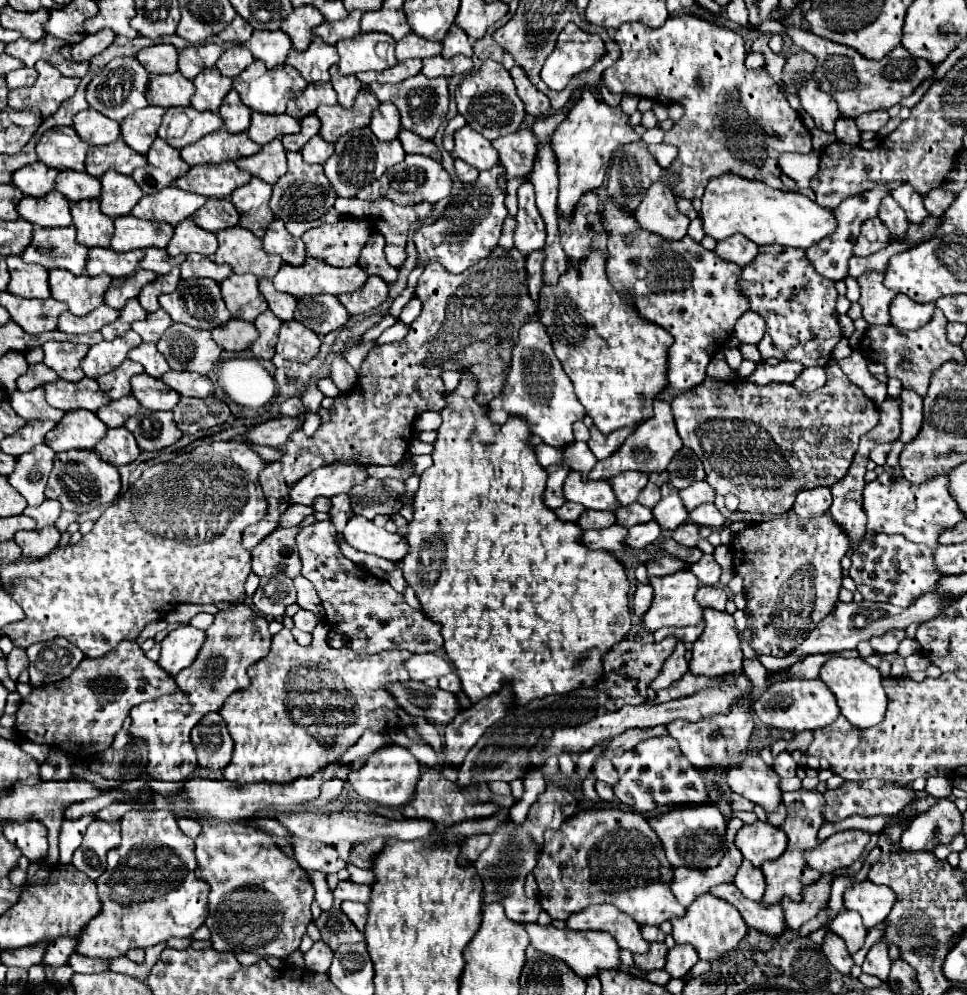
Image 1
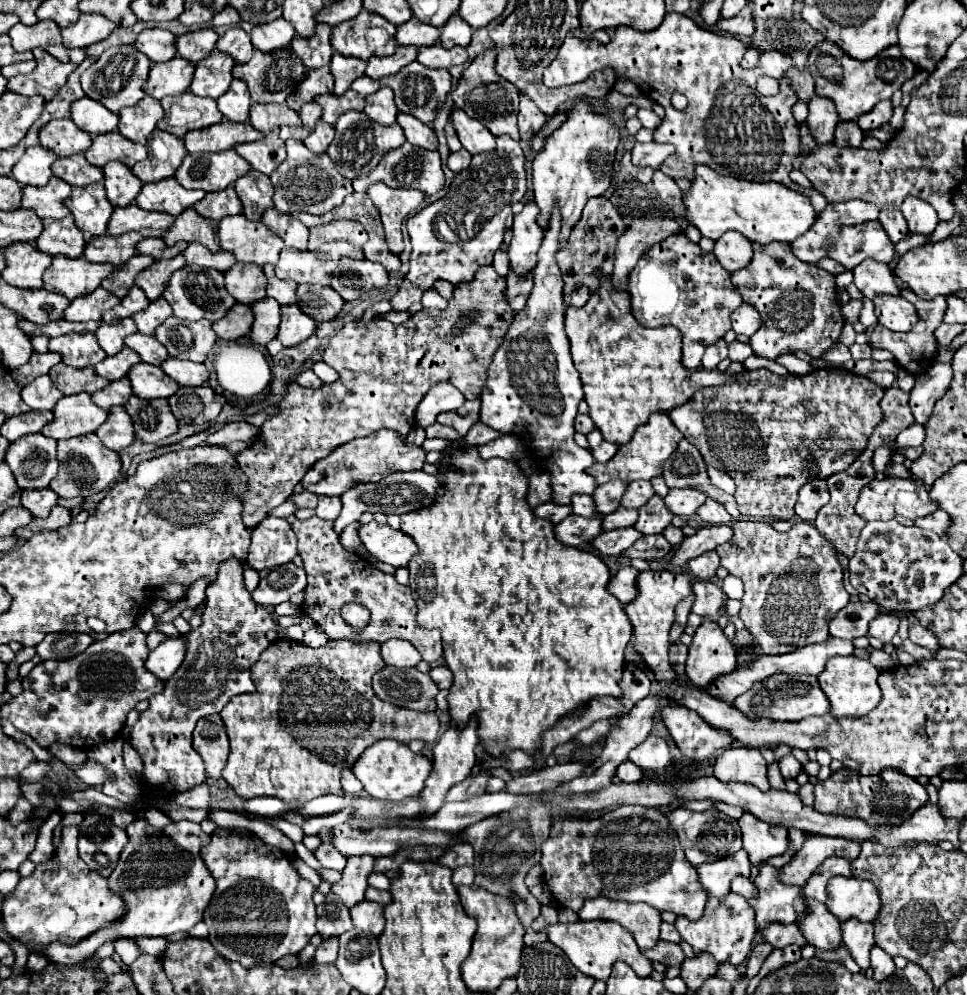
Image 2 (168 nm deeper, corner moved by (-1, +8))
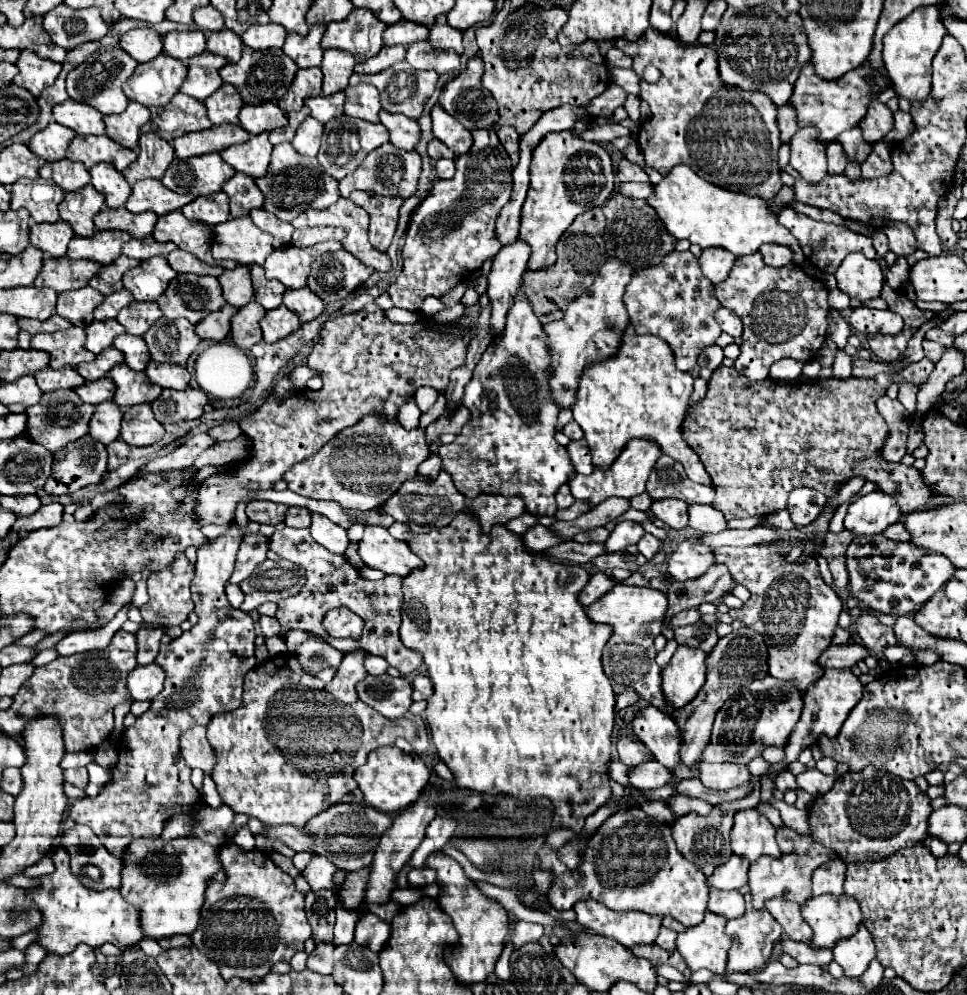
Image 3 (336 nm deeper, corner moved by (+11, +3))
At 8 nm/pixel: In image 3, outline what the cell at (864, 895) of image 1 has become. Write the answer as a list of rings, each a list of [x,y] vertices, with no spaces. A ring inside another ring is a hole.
[[[817,896],[801,906],[803,920],[811,926],[811,948],[833,948],[839,940],[851,938],[861,924],[861,908],[849,896]]]

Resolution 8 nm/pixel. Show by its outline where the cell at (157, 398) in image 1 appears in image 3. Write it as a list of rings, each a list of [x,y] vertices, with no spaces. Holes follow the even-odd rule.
[[[125,364],[115,366],[109,372],[109,376],[117,386],[113,400],[123,408],[143,404],[143,402],[153,402],[161,394],[161,386],[155,386],[153,382],[149,382],[145,372],[135,372]]]

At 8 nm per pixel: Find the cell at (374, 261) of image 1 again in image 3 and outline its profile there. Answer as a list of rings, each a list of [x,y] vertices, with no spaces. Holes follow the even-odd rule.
[[[339,198],[339,202],[335,202],[335,206],[329,206],[327,210],[305,210],[291,224],[295,228],[339,226],[347,232],[347,236],[341,240],[341,244],[347,252],[351,252],[363,264],[367,264],[367,266],[371,266],[379,272],[389,272],[391,270],[389,256],[385,252],[375,250],[369,242],[367,212],[361,210],[359,206],[355,206],[349,198]]]

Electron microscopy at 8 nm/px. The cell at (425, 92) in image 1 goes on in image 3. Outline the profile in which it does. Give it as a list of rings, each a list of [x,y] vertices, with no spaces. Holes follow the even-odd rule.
[[[399,62],[379,74],[373,74],[373,76],[361,76],[361,74],[353,74],[351,76],[351,84],[357,84],[357,82],[369,82],[373,84],[379,94],[381,94],[381,106],[387,110],[387,112],[393,112],[393,114],[405,114],[407,118],[413,118],[417,120],[423,112],[423,106],[425,102],[429,100],[429,96],[433,94],[435,90],[435,84],[437,84],[439,76],[435,72],[421,72],[421,70],[415,70],[413,66],[407,66],[407,62]]]

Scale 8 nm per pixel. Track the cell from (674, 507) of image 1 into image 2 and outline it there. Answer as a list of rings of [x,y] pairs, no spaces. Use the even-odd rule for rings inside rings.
[[[653,495],[647,505],[643,505],[639,509],[639,519],[635,523],[635,527],[643,533],[643,535],[651,535],[651,533],[663,533],[663,529],[667,525],[671,525],[673,521],[673,513],[667,509],[663,497]]]

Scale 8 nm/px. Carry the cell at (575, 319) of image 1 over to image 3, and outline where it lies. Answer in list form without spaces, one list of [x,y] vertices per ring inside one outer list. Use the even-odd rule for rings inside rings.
[[[627,326],[619,354],[589,366],[579,382],[577,402],[573,406],[573,418],[585,432],[593,466],[609,468],[621,454],[625,444],[633,438],[653,440],[663,454],[683,464],[689,480],[711,486],[699,456],[683,440],[683,418],[687,412],[687,400],[693,390],[693,376],[681,372],[675,366],[671,348],[657,336],[639,336],[633,326]]]

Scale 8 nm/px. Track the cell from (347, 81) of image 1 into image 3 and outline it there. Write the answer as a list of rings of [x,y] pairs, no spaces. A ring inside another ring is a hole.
[[[325,50],[321,70],[325,74],[323,78],[323,94],[335,94],[343,92],[349,84],[349,78],[353,76],[355,58],[347,54],[345,50]]]

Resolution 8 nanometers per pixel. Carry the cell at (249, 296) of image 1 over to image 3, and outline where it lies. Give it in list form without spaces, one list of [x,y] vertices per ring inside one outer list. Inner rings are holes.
[[[239,266],[235,270],[225,270],[217,280],[223,288],[223,298],[227,300],[227,304],[231,304],[235,308],[243,308],[247,302],[253,300],[253,286],[251,286],[247,266]]]

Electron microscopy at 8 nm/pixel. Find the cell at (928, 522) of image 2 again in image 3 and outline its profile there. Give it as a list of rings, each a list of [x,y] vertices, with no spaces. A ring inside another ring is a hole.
[[[901,522],[891,524],[887,530],[883,530],[883,534],[885,534],[889,540],[895,540],[895,542],[907,542],[907,540],[909,540],[909,534],[907,534],[905,528],[901,526]]]

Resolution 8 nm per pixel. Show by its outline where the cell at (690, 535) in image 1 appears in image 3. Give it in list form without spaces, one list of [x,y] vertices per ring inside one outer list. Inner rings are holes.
[[[643,534],[641,540],[639,540],[639,544],[637,544],[637,550],[639,550],[647,560],[651,560],[651,558],[655,556],[655,552],[659,550],[661,544],[663,544],[663,542],[661,542],[659,538],[655,538],[655,536],[651,536],[651,534]]]

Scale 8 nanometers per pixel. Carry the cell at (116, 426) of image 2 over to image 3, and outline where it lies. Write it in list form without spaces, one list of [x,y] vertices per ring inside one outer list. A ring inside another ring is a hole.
[[[113,400],[103,402],[103,404],[95,406],[95,412],[89,422],[89,434],[101,444],[109,444],[119,438],[121,420],[123,420],[121,408],[115,406]]]

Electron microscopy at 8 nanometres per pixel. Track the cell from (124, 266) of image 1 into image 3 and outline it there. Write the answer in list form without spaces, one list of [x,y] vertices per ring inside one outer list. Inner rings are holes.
[[[99,230],[91,238],[75,236],[67,246],[67,256],[73,260],[91,258],[99,264],[111,264],[119,254],[125,240],[123,230]]]

